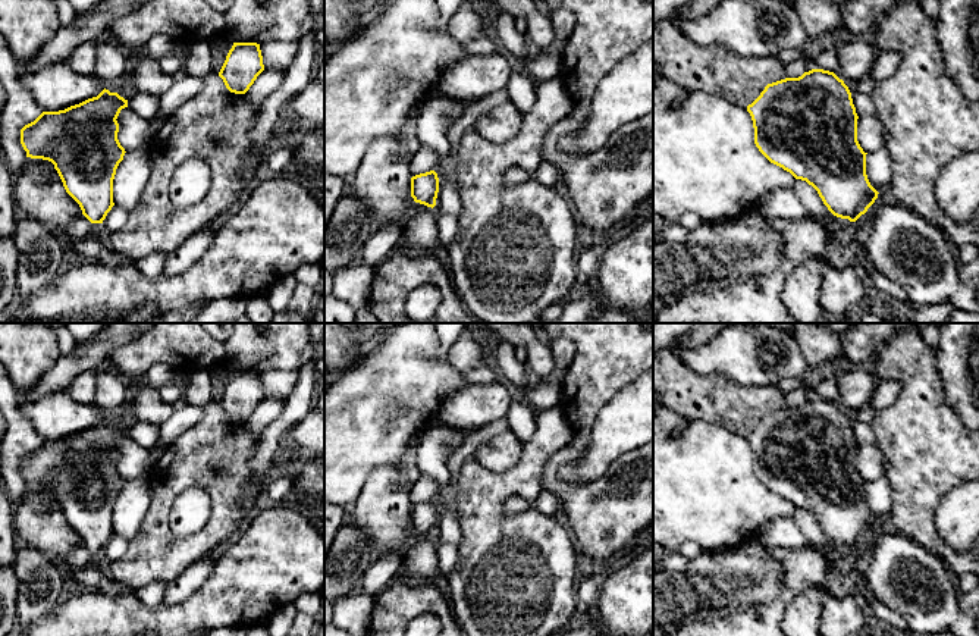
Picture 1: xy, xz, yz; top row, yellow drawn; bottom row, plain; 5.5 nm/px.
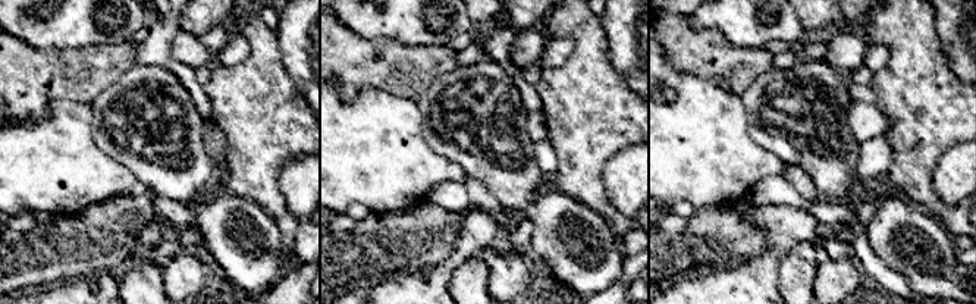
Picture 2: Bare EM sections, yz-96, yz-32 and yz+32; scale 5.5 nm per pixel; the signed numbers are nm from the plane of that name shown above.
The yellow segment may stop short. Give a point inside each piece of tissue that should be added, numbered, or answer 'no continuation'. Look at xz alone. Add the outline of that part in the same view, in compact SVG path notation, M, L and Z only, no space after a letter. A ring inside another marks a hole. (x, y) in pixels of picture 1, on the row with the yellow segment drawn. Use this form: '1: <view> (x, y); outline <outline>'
1: xz (420, 234); outline M415 203L414 217L402 226L396 248L408 254L436 254L443 247L432 207Z

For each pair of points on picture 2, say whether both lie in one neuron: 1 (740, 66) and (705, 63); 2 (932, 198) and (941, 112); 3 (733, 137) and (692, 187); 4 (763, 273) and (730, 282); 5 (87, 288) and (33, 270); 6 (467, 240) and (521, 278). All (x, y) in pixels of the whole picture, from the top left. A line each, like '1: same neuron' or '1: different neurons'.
1: same neuron
2: same neuron
3: same neuron
4: same neuron
5: different neurons
6: different neurons

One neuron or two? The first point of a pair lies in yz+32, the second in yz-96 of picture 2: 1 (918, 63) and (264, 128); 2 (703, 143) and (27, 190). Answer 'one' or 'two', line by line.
1: one
2: one

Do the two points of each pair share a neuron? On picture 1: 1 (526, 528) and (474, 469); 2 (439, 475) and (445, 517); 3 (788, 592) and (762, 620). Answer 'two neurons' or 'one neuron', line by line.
1: one neuron
2: one neuron
3: one neuron

